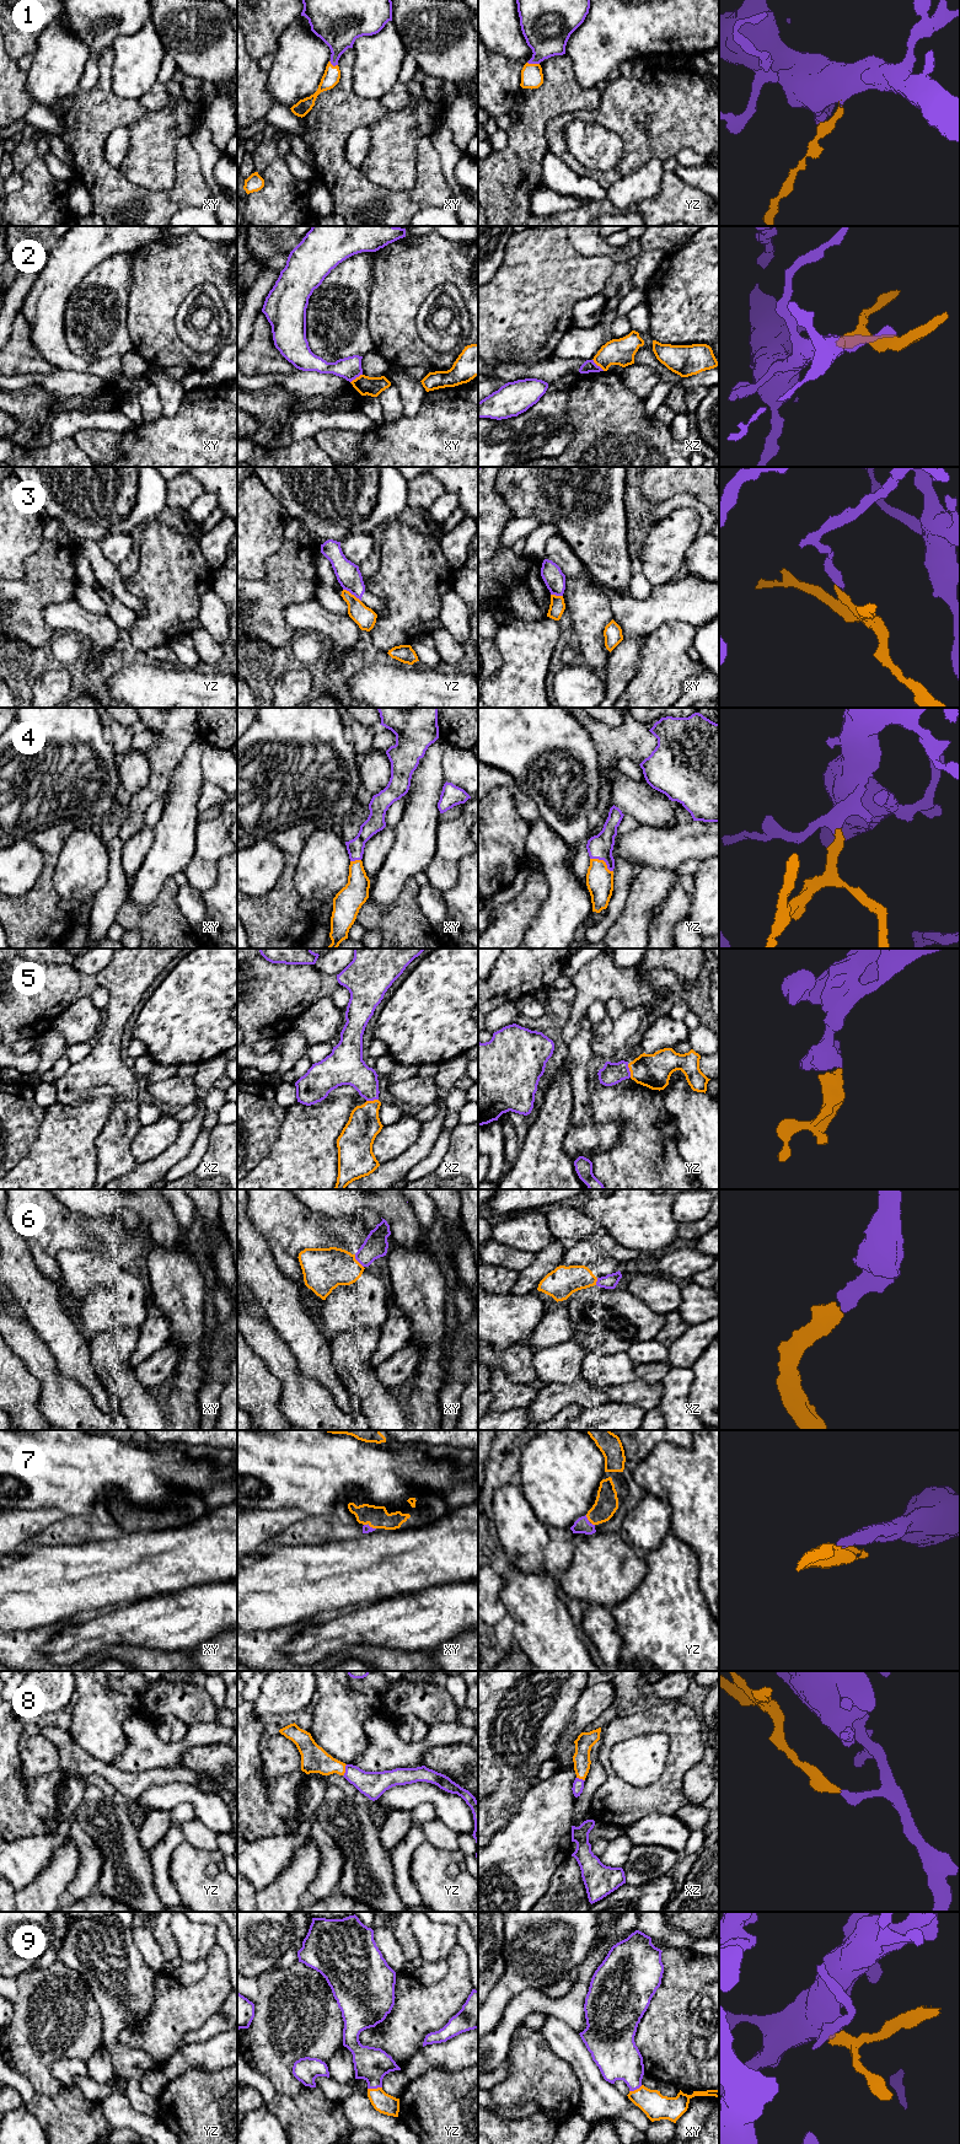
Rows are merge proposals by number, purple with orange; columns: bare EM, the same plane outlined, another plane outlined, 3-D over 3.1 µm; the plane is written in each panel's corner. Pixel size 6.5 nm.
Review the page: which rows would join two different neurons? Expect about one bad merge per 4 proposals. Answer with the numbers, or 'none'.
2, 3

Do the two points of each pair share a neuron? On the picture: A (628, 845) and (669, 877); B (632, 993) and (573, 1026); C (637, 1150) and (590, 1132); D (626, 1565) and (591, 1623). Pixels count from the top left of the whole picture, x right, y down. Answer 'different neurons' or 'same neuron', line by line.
A: different neurons
B: same neuron
C: different neurons
D: same neuron

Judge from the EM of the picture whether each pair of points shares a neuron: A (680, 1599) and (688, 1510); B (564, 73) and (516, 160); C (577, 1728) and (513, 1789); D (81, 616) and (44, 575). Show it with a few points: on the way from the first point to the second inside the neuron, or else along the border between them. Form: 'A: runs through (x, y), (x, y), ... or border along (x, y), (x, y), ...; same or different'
A: border along (671, 1516), (671, 1532), (692, 1549), (698, 1568); different
B: runs through (553, 95), (529, 119), (526, 138); same
C: border along (573, 1721), (563, 1734), (553, 1757); different
D: border along (73, 597), (48, 605), (43, 611), (43, 617); different

